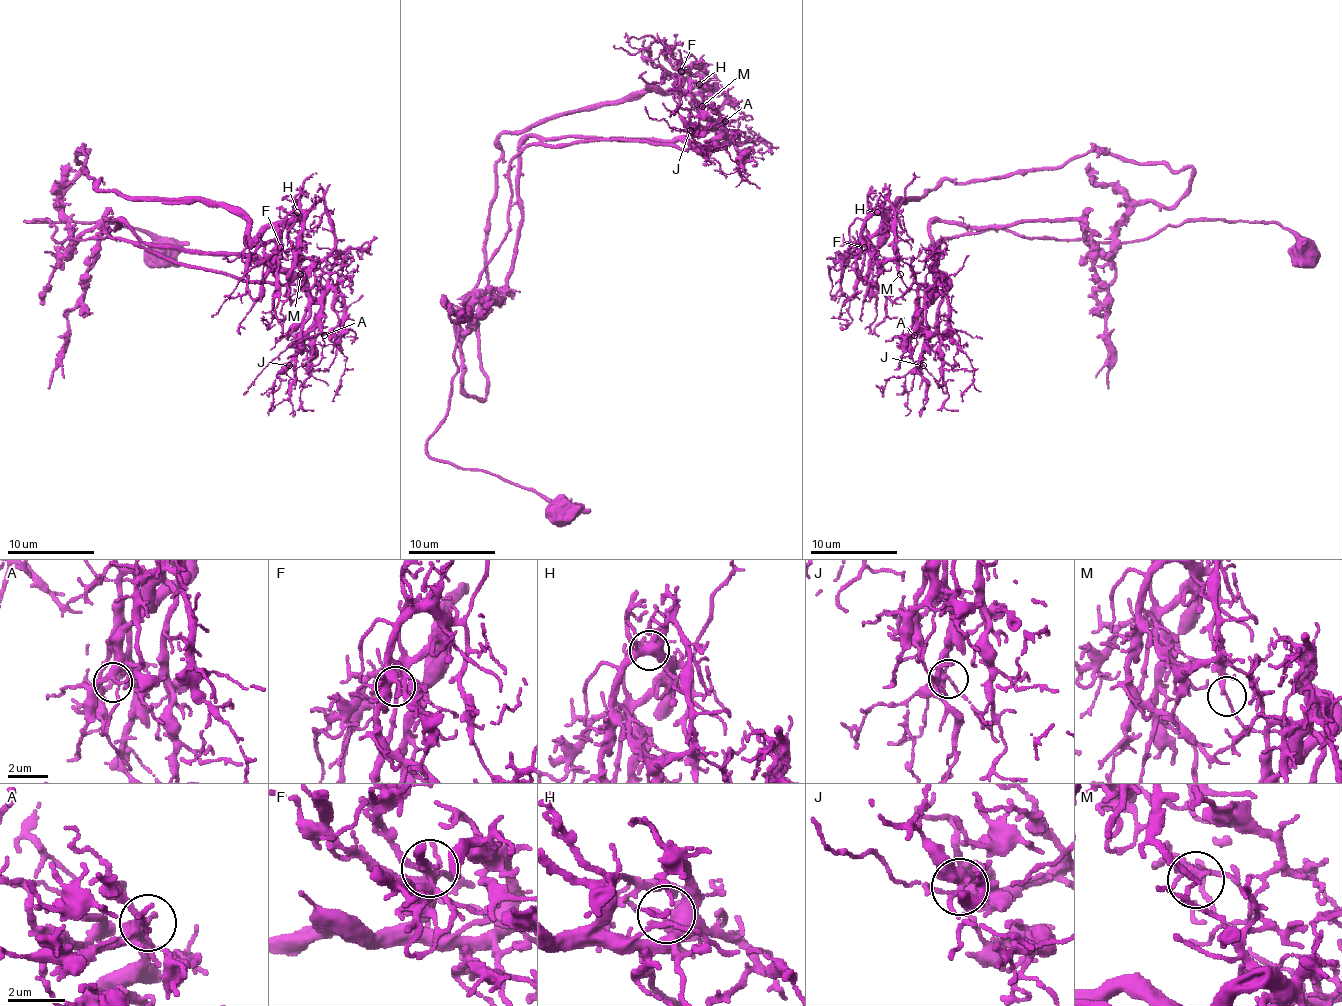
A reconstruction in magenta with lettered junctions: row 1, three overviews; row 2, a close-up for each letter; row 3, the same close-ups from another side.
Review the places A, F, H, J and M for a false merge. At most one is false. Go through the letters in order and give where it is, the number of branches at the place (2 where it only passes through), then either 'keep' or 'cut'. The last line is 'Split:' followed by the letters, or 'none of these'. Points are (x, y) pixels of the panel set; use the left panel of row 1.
A: place (324, 335); branches 4; keep
F: place (280, 247); branches 5; keep
H: place (297, 212); branches 3; keep
J: place (289, 365); branches 3; keep
M: place (300, 274); branches 2; cut
Split: M

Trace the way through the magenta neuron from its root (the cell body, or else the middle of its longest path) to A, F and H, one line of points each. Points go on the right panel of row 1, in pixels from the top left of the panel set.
A: (1306, 252), (1264, 221), (1183, 221), (1120, 243), (965, 232), (930, 247), (947, 287), (914, 335)
F: (1306, 252), (1264, 221), (1120, 243), (980, 230), (930, 247), (947, 280), (932, 298), (864, 247)
H: (1306, 252), (1264, 221), (1120, 243), (980, 230), (930, 247), (947, 280), (932, 298), (877, 212)

